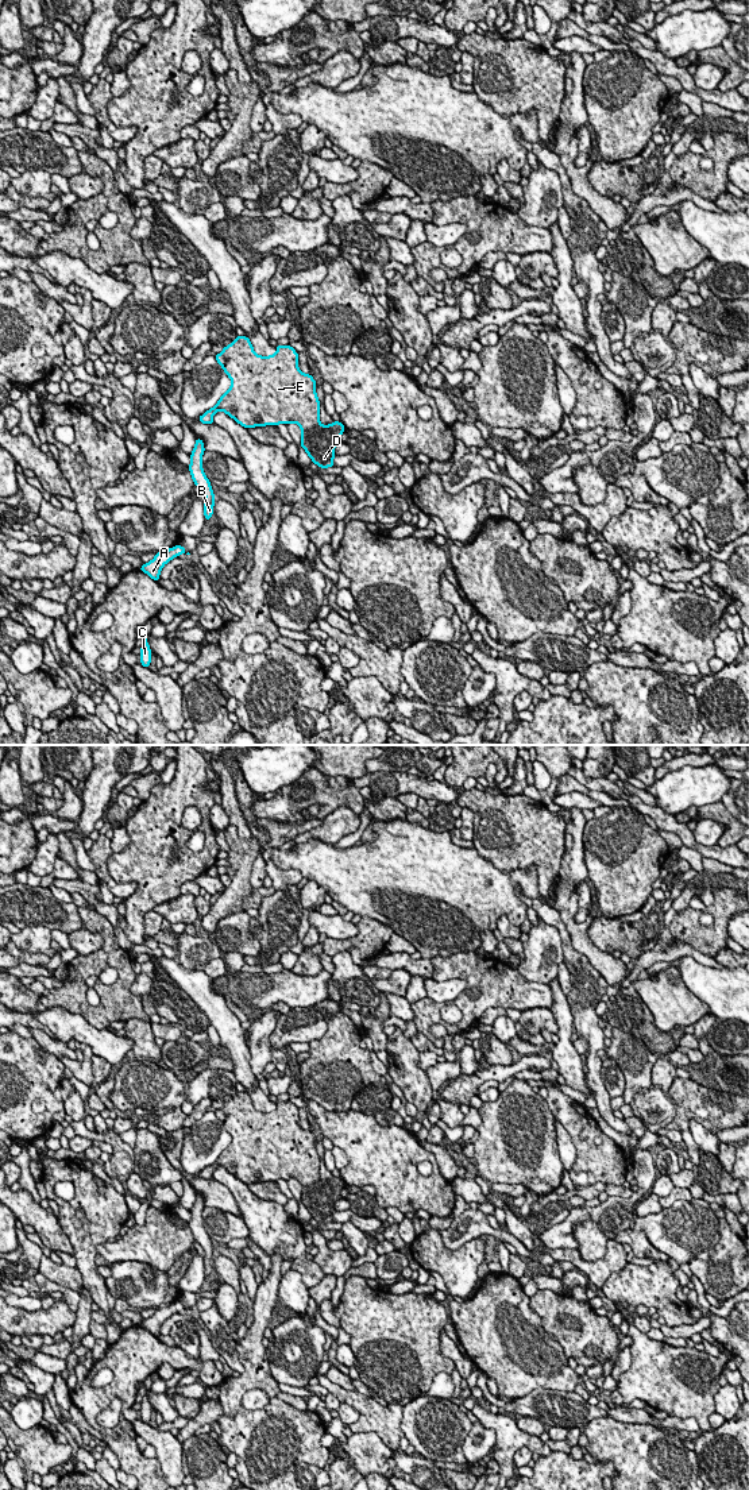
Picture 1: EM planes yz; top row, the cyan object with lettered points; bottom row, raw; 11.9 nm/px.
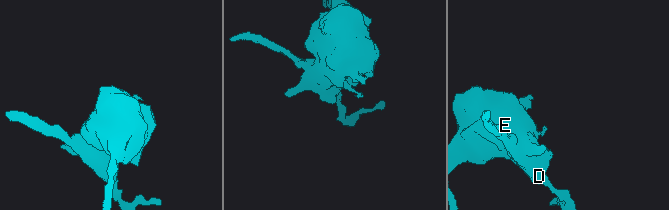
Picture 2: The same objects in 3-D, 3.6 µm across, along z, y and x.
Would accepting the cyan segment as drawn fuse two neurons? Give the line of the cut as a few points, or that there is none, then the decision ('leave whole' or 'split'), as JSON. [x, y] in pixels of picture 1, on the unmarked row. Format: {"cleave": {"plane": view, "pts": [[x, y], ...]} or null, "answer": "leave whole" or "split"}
{"cleave": {"plane": "yz", "pts": [[320, 1180], [302, 1187]]}, "answer": "split"}

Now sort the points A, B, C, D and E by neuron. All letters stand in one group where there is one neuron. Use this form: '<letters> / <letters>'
A B C E / D

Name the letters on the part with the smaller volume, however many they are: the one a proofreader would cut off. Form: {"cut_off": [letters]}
{"cut_off": ["D"]}

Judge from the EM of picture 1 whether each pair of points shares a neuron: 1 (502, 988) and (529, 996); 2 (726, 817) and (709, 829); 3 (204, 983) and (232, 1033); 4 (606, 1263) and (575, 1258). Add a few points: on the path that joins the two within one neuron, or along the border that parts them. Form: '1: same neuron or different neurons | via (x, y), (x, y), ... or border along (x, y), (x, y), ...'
1: same neuron | via (509, 989), (522, 995)
2: different neurons | border along (701, 818), (711, 818), (725, 826), (718, 842)
3: same neuron | via (204, 995), (224, 1021)
4: same neuron | via (598, 1266), (583, 1266)

